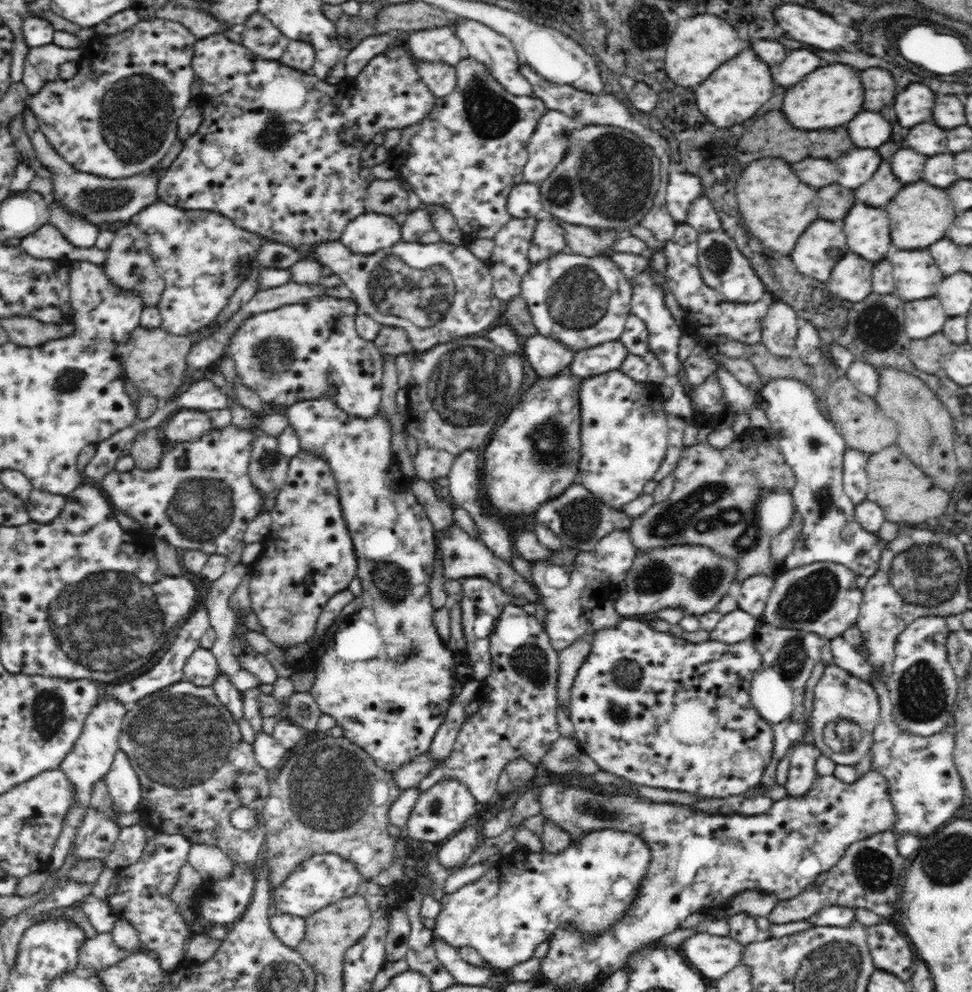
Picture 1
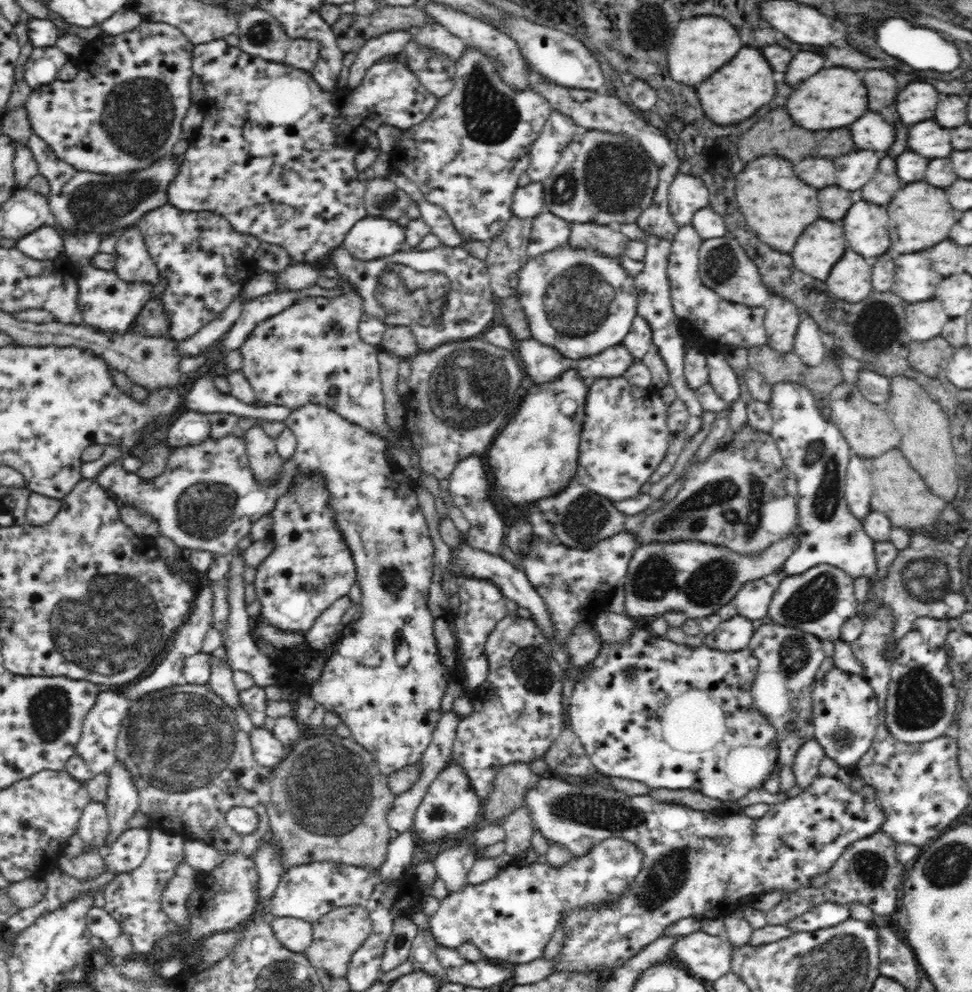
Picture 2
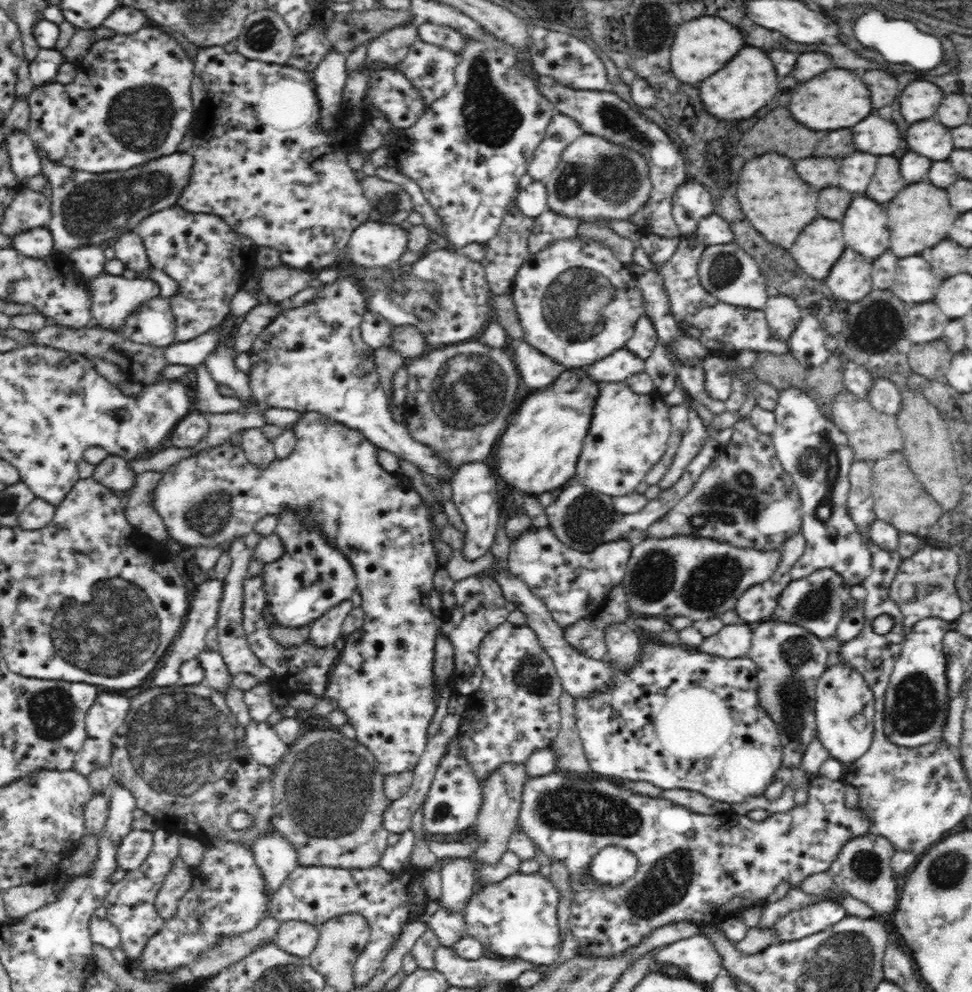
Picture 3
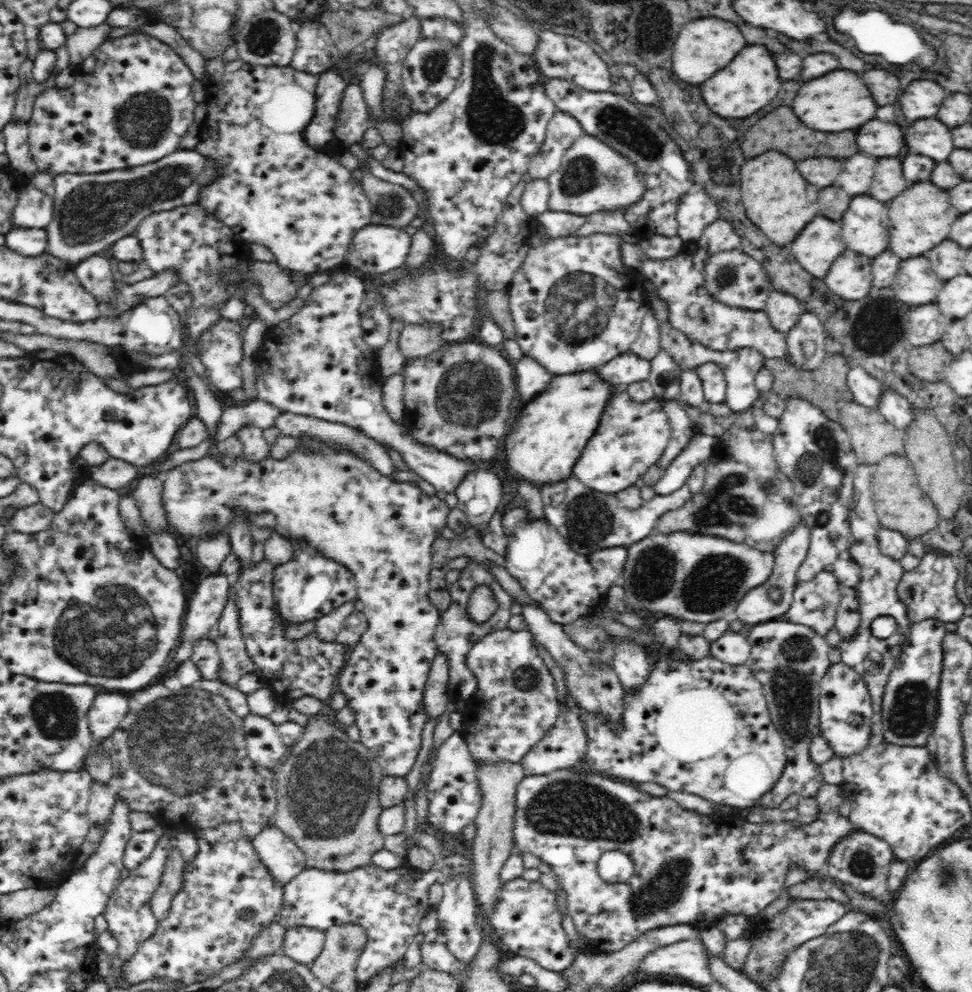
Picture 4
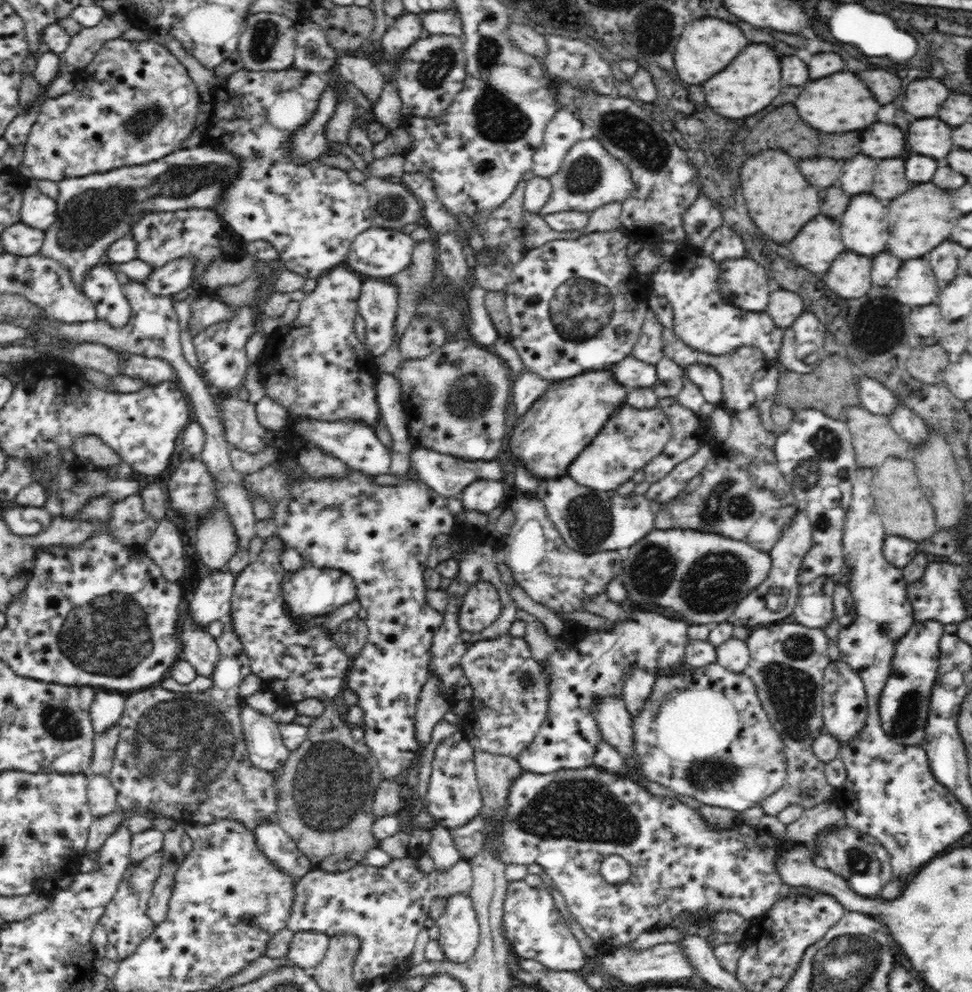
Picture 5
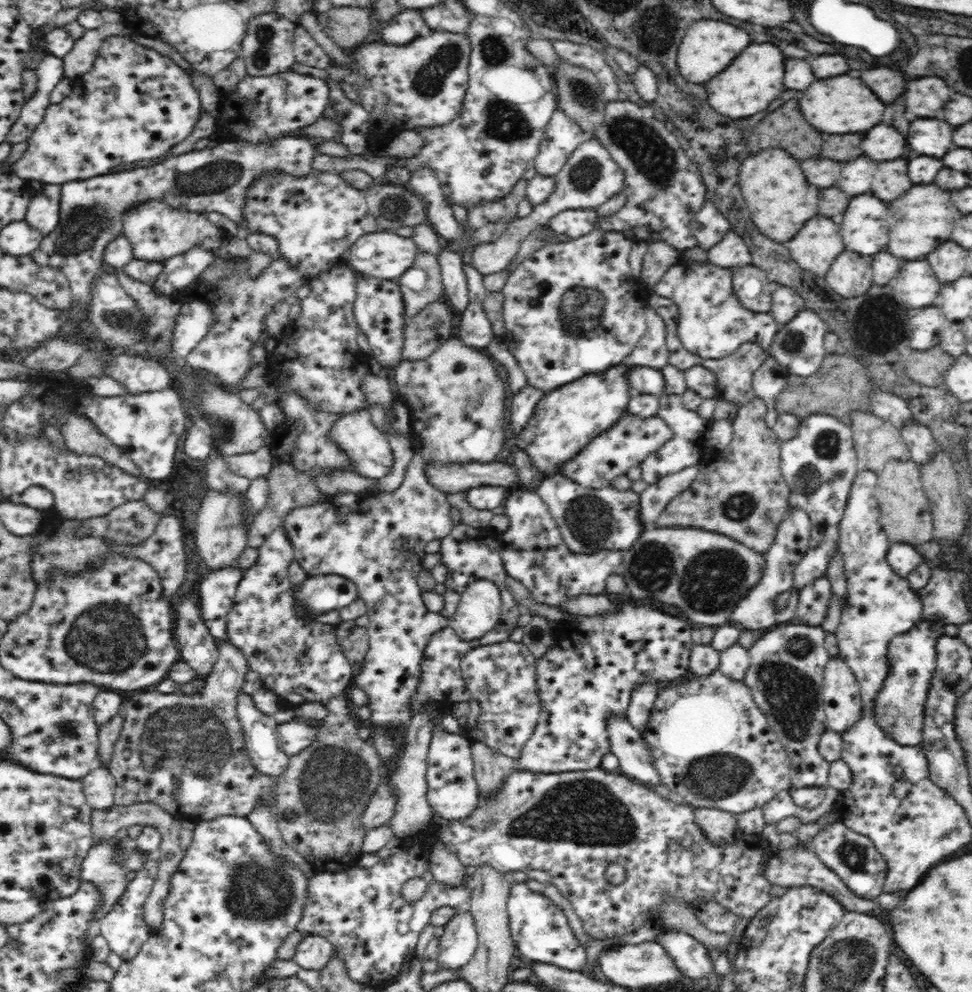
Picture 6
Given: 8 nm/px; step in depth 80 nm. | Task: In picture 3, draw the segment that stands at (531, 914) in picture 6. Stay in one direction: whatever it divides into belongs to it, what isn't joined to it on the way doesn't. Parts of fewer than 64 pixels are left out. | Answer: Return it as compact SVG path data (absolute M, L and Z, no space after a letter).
M548 872L513 873L512 876L486 885L484 890L476 892L460 913L450 913L440 907L431 914L429 926L438 936L440 944L448 948L463 935L470 935L478 939L486 950L490 950L490 954L496 954L496 958L519 958L538 966L558 966L556 960L561 952L562 934L557 925L556 912L560 912L560 904L564 904L564 892L560 892L560 884L556 884L556 880L552 880L551 875L548 876Z

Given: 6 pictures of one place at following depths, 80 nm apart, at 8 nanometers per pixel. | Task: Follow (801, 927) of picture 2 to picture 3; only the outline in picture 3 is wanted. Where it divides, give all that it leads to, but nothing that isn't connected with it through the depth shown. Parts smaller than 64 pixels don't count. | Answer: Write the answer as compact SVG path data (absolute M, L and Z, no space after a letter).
M818 900L800 910L787 912L780 916L770 929L774 929L774 944L785 941L800 940L812 933L822 932L846 916L842 905L833 900Z

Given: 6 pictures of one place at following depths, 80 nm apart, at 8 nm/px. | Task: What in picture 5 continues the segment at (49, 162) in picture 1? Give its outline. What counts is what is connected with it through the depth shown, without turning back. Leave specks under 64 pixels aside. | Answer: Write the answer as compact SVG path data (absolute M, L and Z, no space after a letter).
M202 146L190 149L180 149L164 156L155 162L122 167L108 172L81 177L65 177L58 183L57 217L54 224L45 230L44 242L38 255L52 257L64 265L71 273L75 287L84 292L83 280L87 272L98 265L100 258L107 252L111 244L124 236L129 236L131 225L138 222L140 216L152 211L174 212L188 209L216 210L223 205L223 190L229 189L242 172L242 161L238 155L228 151L226 147Z

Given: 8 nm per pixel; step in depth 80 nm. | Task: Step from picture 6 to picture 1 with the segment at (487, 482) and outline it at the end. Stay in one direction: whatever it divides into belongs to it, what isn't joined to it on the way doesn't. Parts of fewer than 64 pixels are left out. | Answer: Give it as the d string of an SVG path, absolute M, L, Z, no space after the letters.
M324 295L312 296L312 298L310 298L305 304L282 305L281 308L278 309L256 313L251 317L245 318L245 320L242 321L242 324L240 324L240 326L230 334L230 340L227 342L224 355L231 356L232 360L234 360L235 368L237 369L236 373L238 378L241 380L241 383L256 392L264 403L289 407L296 404L296 402L302 402L302 400L331 398L334 403L336 403L336 406L350 417L372 418L381 410L382 366L384 364L384 359L382 359L382 353L373 342L364 340L358 334L355 327L355 320L356 315L359 313L360 308L358 307L356 298L352 297L351 299L341 300Z

